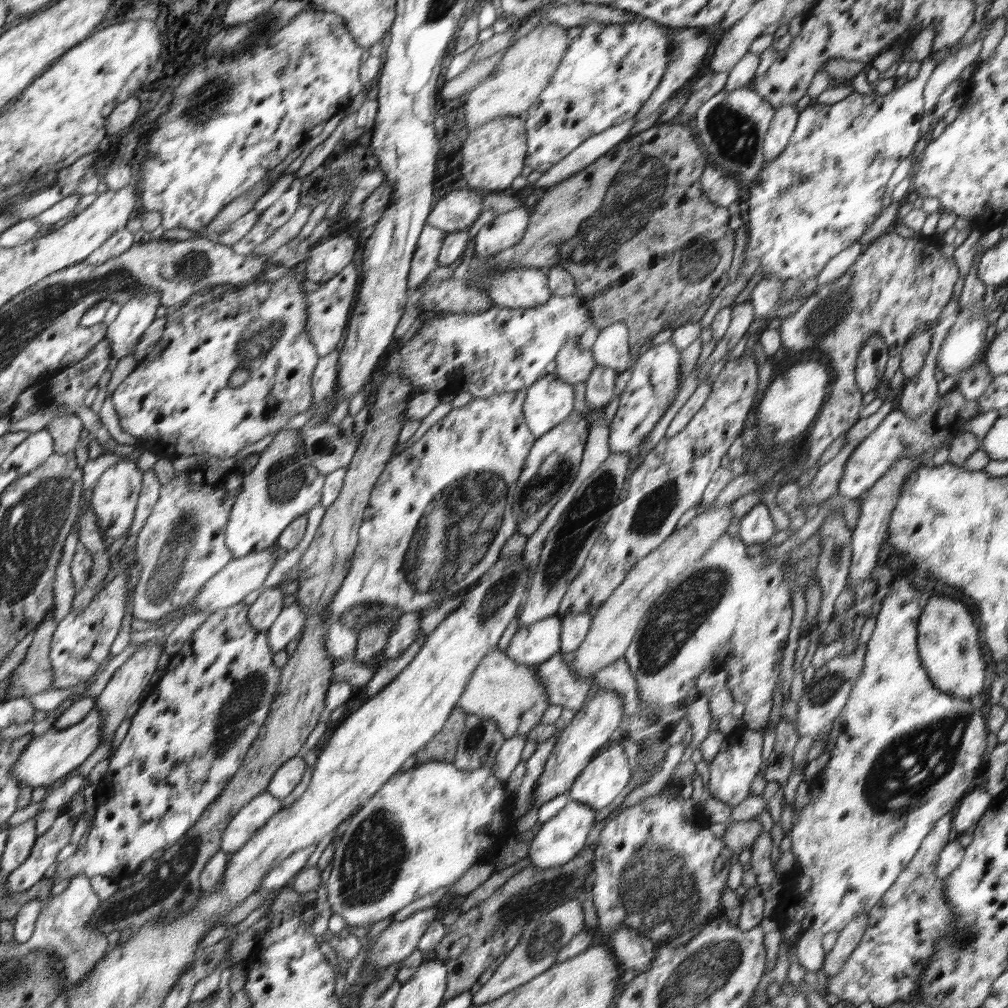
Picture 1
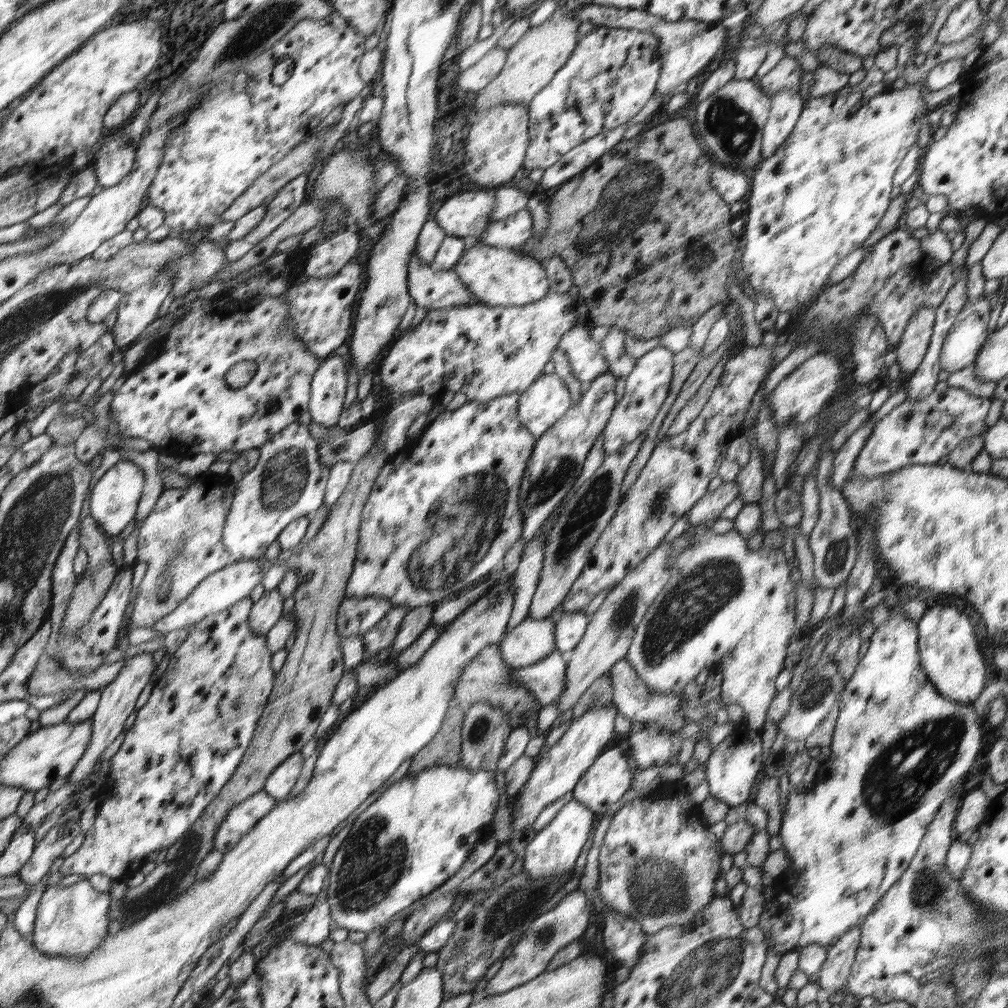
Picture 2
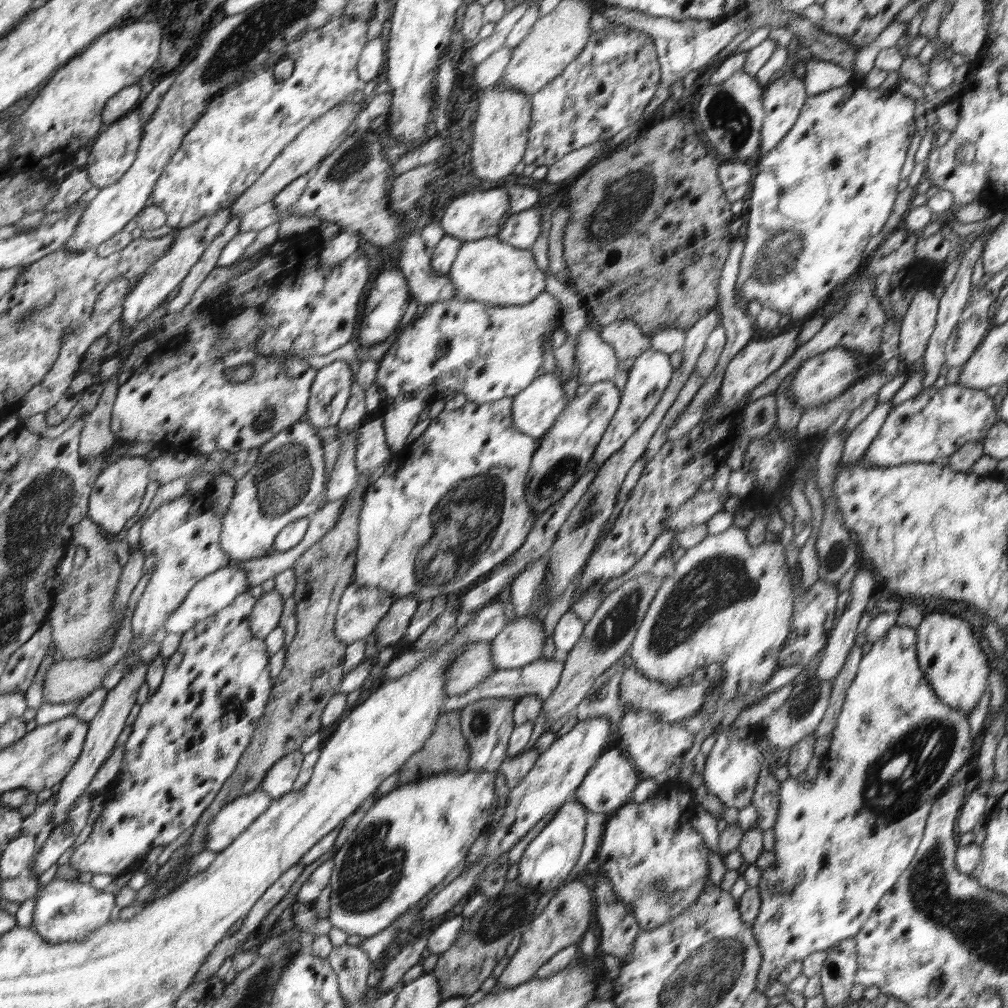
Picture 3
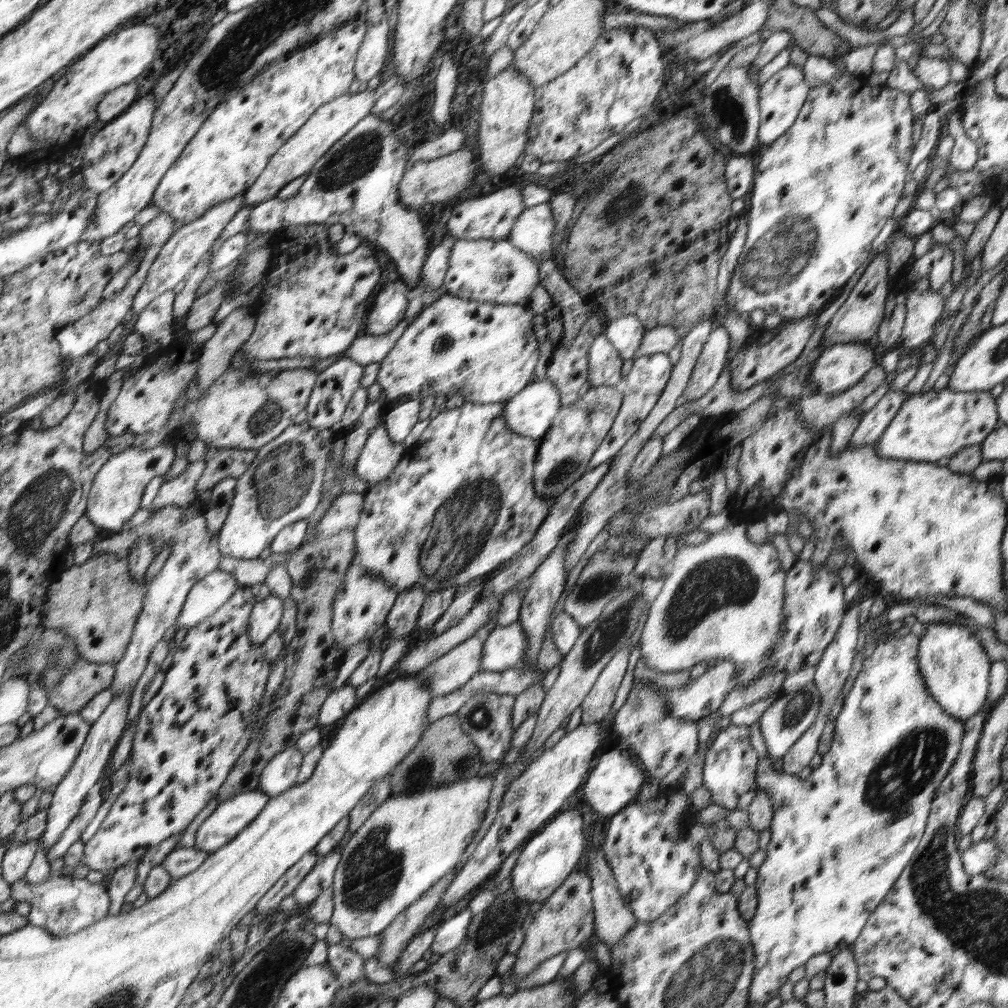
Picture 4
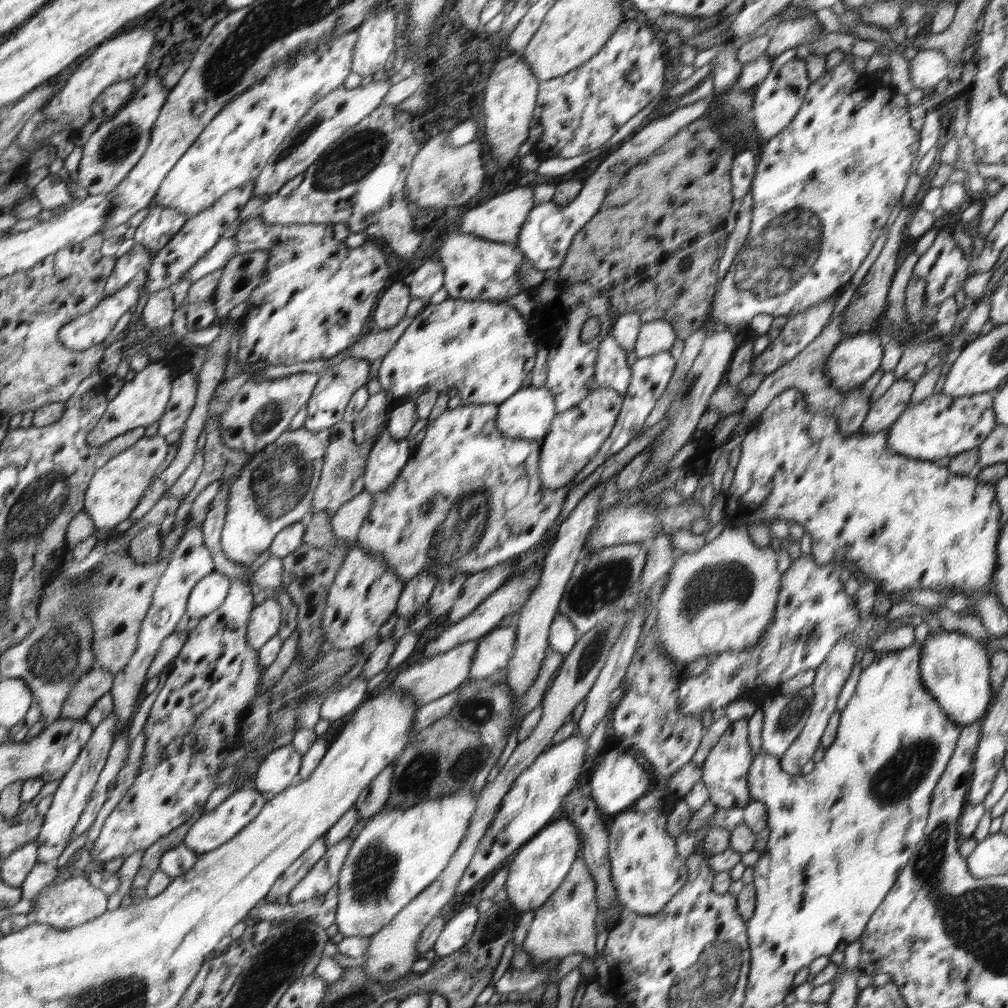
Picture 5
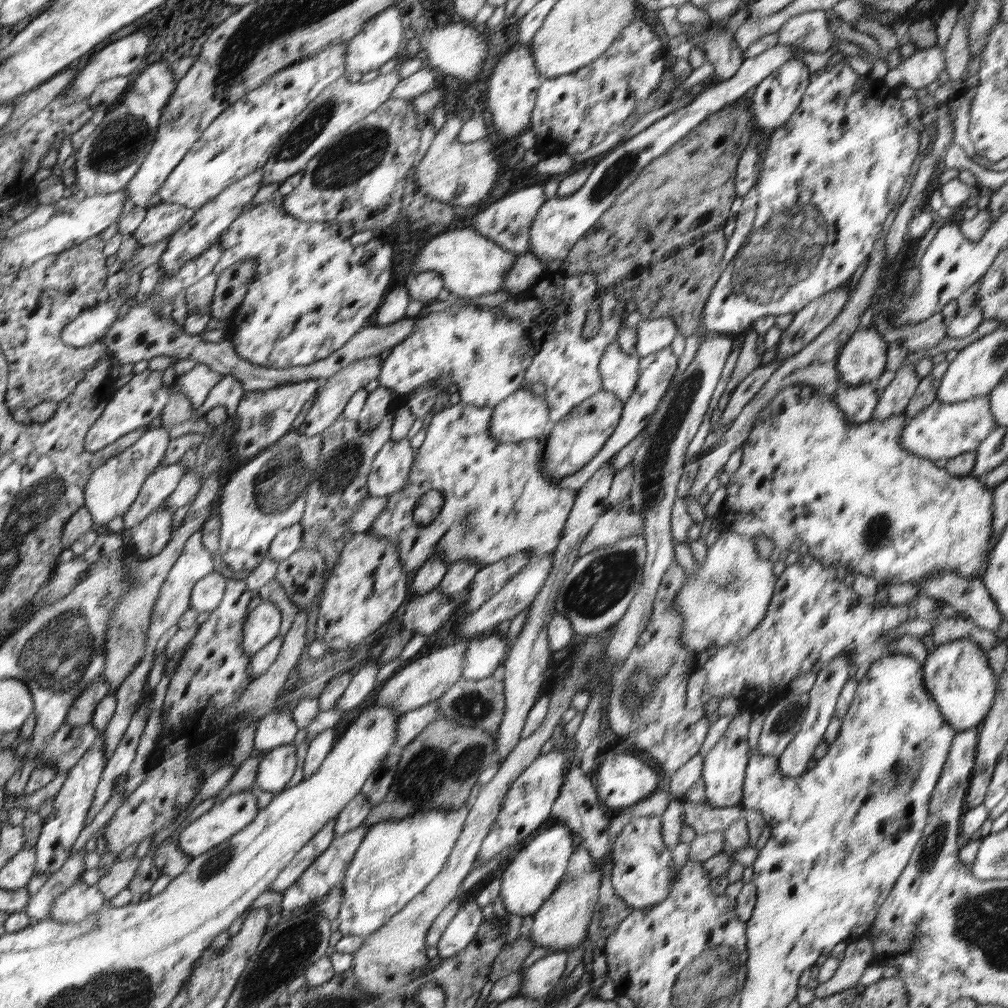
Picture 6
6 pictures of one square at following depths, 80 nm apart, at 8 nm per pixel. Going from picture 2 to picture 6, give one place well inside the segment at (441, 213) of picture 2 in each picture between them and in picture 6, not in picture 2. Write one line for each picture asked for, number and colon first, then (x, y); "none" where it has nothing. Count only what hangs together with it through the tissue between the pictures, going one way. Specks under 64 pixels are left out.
3: (475, 216)
4: (492, 216)
5: (500, 219)
6: (507, 221)

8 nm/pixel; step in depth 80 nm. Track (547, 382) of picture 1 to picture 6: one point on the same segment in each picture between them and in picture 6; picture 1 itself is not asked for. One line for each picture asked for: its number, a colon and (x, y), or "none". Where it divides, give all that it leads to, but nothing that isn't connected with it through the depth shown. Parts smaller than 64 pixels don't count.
2: (548, 399)
3: (536, 409)
4: (532, 412)
5: (527, 415)
6: (523, 416)

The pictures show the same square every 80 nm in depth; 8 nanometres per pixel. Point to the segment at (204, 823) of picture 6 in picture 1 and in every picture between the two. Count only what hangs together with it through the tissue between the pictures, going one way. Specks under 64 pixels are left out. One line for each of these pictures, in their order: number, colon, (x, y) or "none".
1: (253, 816)
2: (239, 821)
3: (225, 827)
4: (231, 817)
5: (227, 820)

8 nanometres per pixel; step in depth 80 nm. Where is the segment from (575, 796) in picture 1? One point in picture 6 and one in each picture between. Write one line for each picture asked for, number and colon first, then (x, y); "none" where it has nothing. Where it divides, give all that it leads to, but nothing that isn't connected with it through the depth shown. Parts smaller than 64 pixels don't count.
2: (606, 782)
3: (609, 784)
4: (615, 781)
5: (619, 781)
6: (623, 780)

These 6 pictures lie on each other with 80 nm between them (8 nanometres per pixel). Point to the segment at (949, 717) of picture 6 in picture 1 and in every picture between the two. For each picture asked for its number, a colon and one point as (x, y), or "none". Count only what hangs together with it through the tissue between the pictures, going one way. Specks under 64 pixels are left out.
1: (948, 647)
2: (949, 652)
3: (957, 669)
4: (955, 667)
5: (955, 669)

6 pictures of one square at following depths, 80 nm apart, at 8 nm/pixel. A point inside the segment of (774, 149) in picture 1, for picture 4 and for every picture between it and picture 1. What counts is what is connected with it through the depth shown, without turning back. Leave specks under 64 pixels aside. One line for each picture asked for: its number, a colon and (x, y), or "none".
2: (786, 106)
3: (783, 99)
4: (780, 99)

